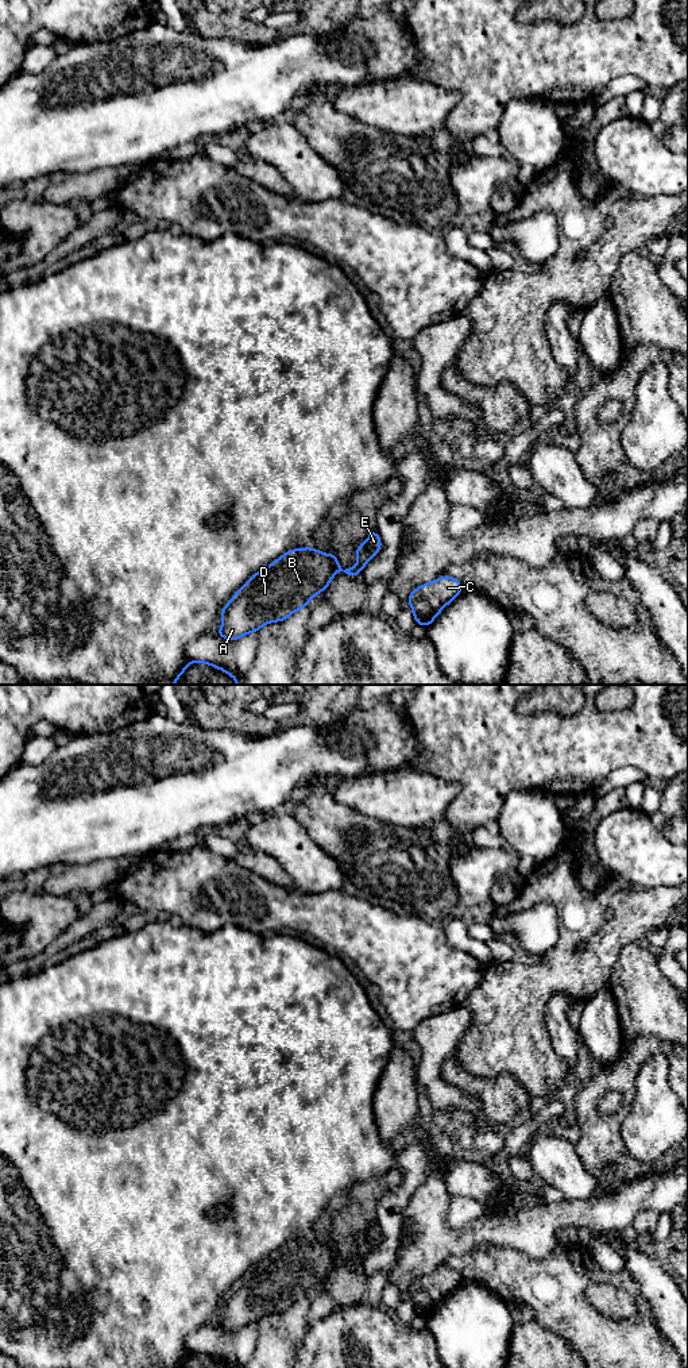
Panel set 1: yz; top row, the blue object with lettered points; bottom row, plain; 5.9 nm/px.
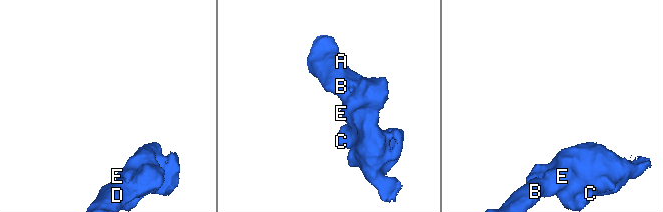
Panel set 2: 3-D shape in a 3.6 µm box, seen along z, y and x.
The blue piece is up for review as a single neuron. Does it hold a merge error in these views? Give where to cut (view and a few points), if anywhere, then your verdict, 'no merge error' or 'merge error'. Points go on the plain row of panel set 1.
cut none; no merge error

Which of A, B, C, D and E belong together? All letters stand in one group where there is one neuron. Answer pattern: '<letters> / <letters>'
A B C D E

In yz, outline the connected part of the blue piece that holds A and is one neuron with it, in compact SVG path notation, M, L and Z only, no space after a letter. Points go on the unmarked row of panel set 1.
M376 1219L355 1240L357 1256L341 1260L335 1245L324 1245L312 1238L285 1244L266 1260L255 1264L223 1299L223 1318L214 1322L225 1332L237 1332L256 1325L268 1314L285 1313L309 1291L326 1282L340 1261L348 1268L363 1264L366 1255L382 1240Z

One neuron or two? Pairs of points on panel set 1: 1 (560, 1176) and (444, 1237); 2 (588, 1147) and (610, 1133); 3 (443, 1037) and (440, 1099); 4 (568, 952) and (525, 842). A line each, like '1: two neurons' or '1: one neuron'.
1: two neurons
2: one neuron
3: one neuron
4: two neurons

